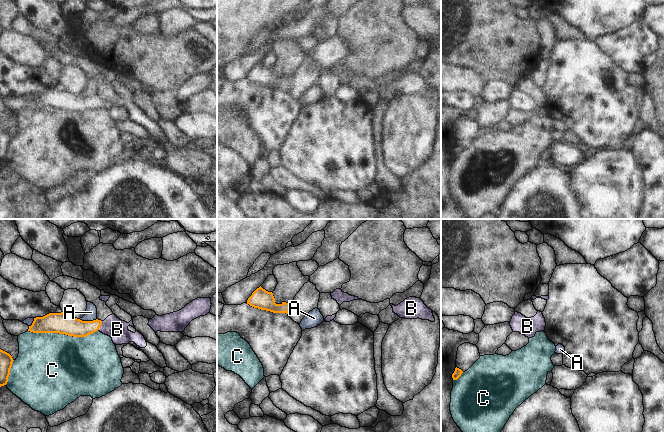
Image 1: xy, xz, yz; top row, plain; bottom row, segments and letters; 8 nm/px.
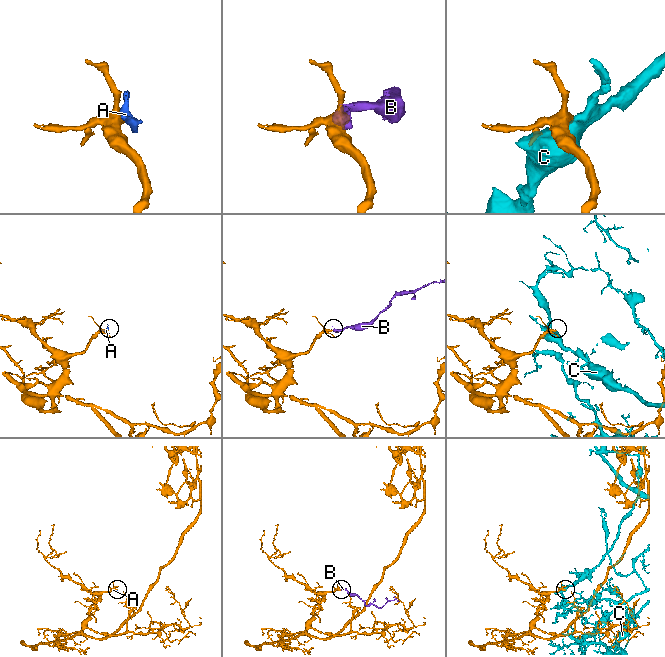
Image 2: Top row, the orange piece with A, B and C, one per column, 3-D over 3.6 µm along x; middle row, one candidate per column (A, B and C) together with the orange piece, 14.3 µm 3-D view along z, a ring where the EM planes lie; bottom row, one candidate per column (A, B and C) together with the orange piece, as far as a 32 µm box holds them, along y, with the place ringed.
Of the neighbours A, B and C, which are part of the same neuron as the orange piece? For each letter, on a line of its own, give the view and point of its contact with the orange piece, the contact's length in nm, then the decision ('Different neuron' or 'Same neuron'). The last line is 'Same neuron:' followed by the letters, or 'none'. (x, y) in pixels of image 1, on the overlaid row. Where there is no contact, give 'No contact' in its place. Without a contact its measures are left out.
A: Touches orange at xy (87, 321). Shared border 140 nm. Different neuron
B: Touches orange at xy (100, 325). Shared border 90 nm. Same neuron
C: Touches orange at xy (63, 333). Shared border 550 nm. Different neuron
Same neuron: B

